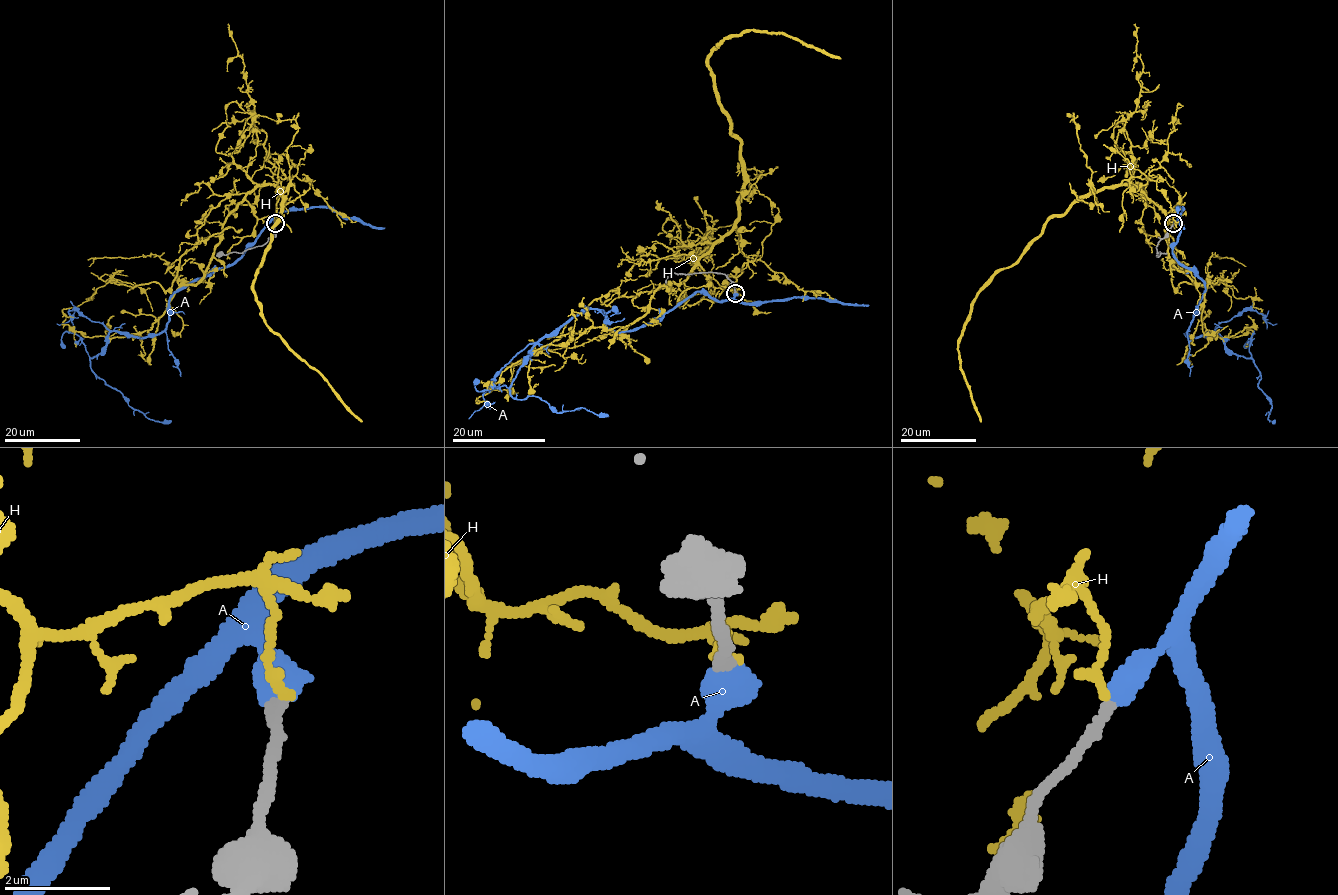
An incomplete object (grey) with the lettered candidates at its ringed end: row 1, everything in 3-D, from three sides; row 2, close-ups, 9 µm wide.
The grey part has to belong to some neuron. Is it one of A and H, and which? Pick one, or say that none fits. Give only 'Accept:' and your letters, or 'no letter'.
Accept: A

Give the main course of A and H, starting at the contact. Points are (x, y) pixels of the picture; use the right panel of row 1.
A: (1173, 224), (1179, 224), (1173, 255), (1205, 283), (1187, 334), (1215, 331), (1229, 349), (1252, 359), (1273, 420)
H: (1173, 224), (1133, 185), (1100, 188), (1053, 216), (1019, 259), (1000, 269), (979, 293), (958, 346), (981, 421)

